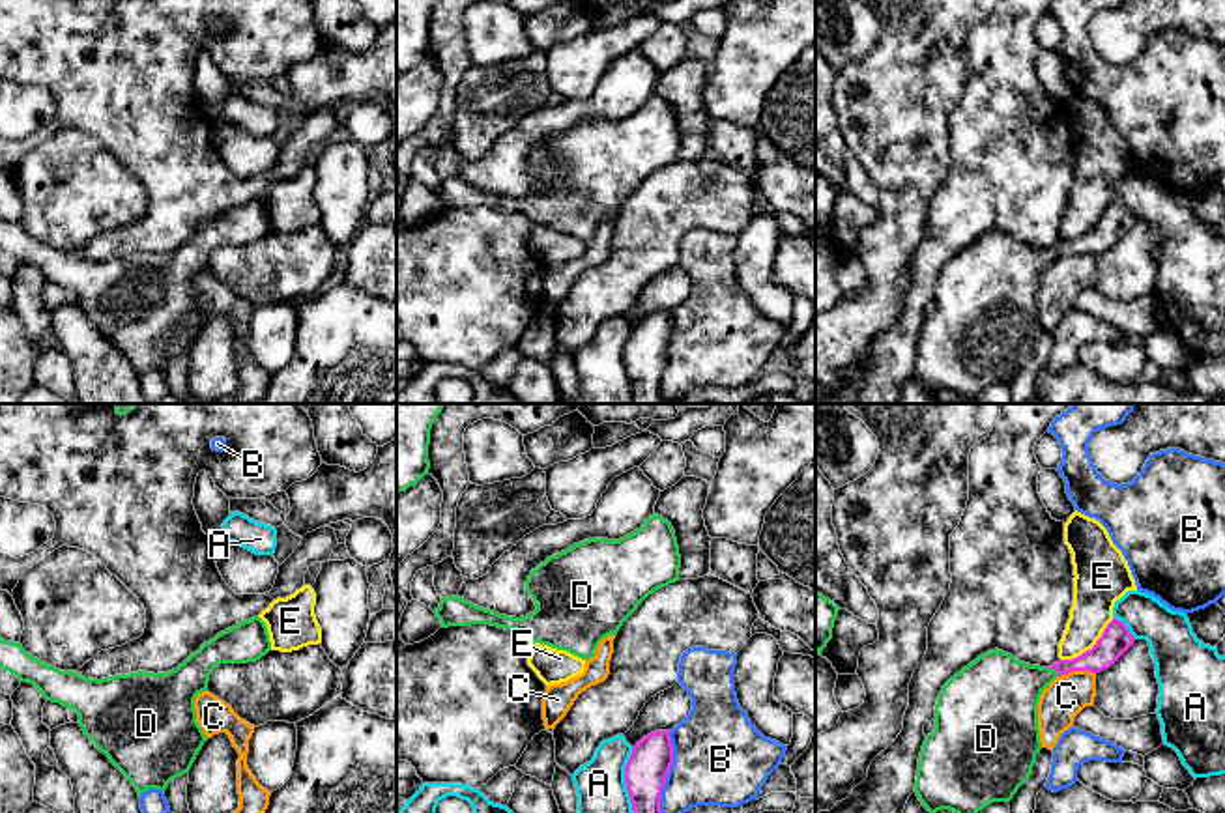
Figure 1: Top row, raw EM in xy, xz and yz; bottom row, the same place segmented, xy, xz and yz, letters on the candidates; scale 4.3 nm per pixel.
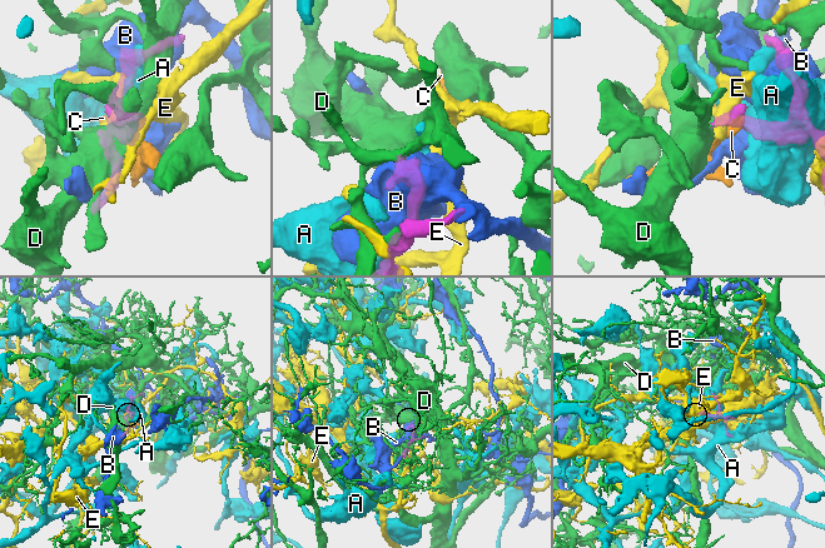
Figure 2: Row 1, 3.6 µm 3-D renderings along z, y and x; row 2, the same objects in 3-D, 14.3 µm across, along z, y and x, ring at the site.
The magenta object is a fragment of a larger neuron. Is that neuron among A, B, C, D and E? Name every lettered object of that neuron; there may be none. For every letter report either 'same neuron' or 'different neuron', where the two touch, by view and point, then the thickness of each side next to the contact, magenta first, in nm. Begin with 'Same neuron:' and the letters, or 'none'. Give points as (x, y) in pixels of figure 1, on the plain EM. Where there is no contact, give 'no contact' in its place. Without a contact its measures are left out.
Same neuron: D
A: different neuron | xz (627, 367) | 180/240 nm
B: different neuron | xz (666, 356) | 180/400 nm
C: different neuron | yz (1076, 251) | 130/180 nm
D: same neuron | yz (1053, 249) | 120/320 nm
E: different neuron | yz (1091, 230) | 130/190 nm

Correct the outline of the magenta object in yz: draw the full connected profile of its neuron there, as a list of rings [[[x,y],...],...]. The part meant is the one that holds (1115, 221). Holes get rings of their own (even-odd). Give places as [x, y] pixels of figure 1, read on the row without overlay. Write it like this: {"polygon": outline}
{"polygon": [[[1113,200],[1096,226],[1074,241],[1059,241],[1049,249],[1030,247],[999,230],[989,232],[956,254],[941,271],[935,286],[935,312],[926,318],[916,351],[915,374],[935,396],[941,391],[971,404],[993,383],[1010,383],[1032,355],[1042,331],[1038,284],[1042,273],[1072,252],[1100,254],[1109,250],[1133,226],[1128,207]]]}

